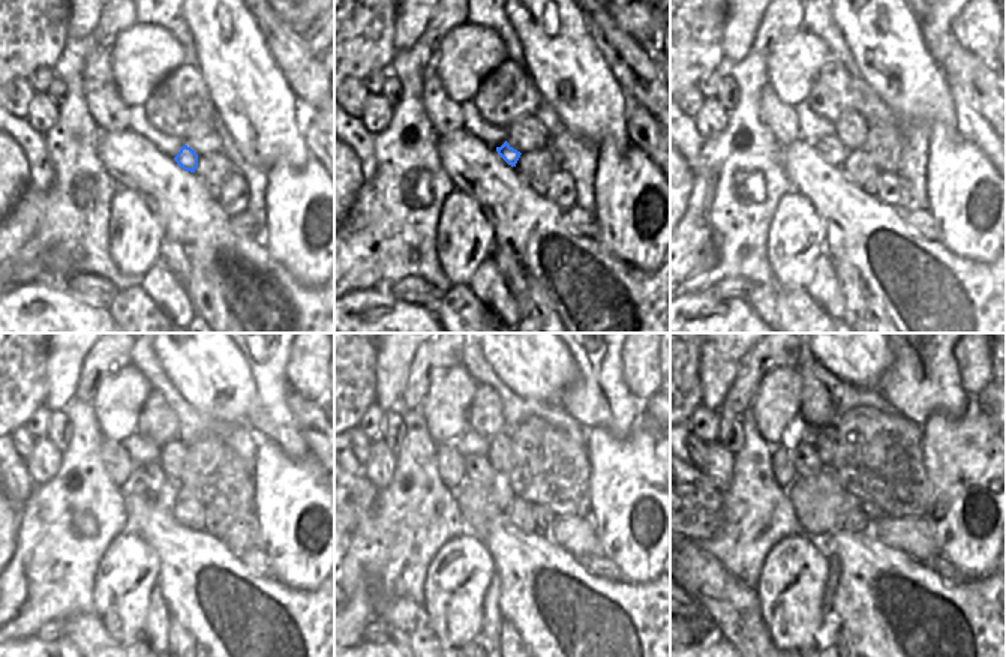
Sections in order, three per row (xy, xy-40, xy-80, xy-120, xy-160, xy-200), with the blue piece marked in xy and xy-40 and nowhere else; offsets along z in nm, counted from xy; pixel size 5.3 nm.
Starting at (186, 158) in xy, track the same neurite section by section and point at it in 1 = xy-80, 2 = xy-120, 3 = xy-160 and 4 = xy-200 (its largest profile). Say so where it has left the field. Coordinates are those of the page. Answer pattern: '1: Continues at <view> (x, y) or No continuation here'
1: Continues at xy-80 (831, 149)
2: Continues at xy-120 (152, 476)
3: Continues at xy-160 (479, 468)
4: Continues at xy-200 (805, 459)

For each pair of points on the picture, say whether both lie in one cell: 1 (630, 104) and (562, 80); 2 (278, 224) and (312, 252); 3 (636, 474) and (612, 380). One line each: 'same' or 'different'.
1: different
2: same
3: different

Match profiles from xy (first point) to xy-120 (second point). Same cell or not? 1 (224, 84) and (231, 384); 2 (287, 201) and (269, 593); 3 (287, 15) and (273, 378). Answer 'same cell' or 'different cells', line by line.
1: same cell
2: different cells
3: different cells

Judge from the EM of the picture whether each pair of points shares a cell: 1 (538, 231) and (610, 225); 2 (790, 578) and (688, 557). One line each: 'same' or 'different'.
1: different
2: different

